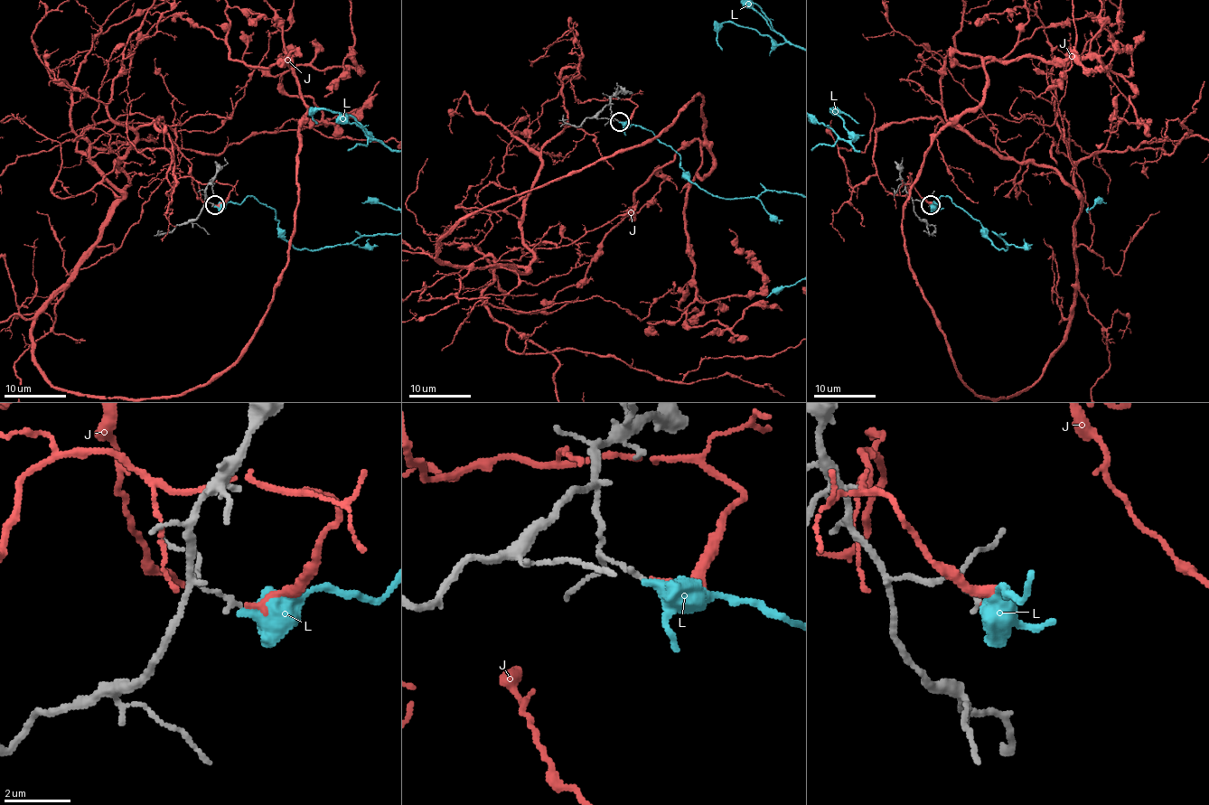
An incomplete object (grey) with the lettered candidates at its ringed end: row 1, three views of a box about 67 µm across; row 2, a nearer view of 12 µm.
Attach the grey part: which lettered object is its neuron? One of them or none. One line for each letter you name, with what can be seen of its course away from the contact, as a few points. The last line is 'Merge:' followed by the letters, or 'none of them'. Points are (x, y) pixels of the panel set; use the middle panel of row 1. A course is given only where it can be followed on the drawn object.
J: course (620, 121), (561, 71), (533, 261), (436, 257), (698, 93), (713, 166), (691, 140), (631, 219), (716, 149)
Merge: J

